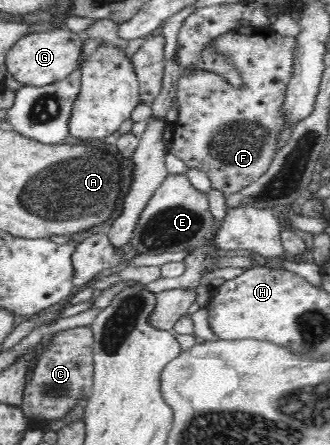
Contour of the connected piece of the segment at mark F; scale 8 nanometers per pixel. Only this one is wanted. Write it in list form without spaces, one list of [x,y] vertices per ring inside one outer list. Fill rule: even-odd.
[[[241,26],[220,37],[216,41],[216,48],[230,54],[232,62],[242,74],[242,87],[226,83],[215,73],[196,72],[180,76],[174,95],[178,117],[176,122],[170,123],[172,138],[167,143],[168,153],[180,158],[188,170],[202,172],[210,180],[211,189],[225,194],[238,191],[268,171],[280,149],[280,133],[288,125],[284,99],[294,71],[296,37],[278,35],[266,26]]]

